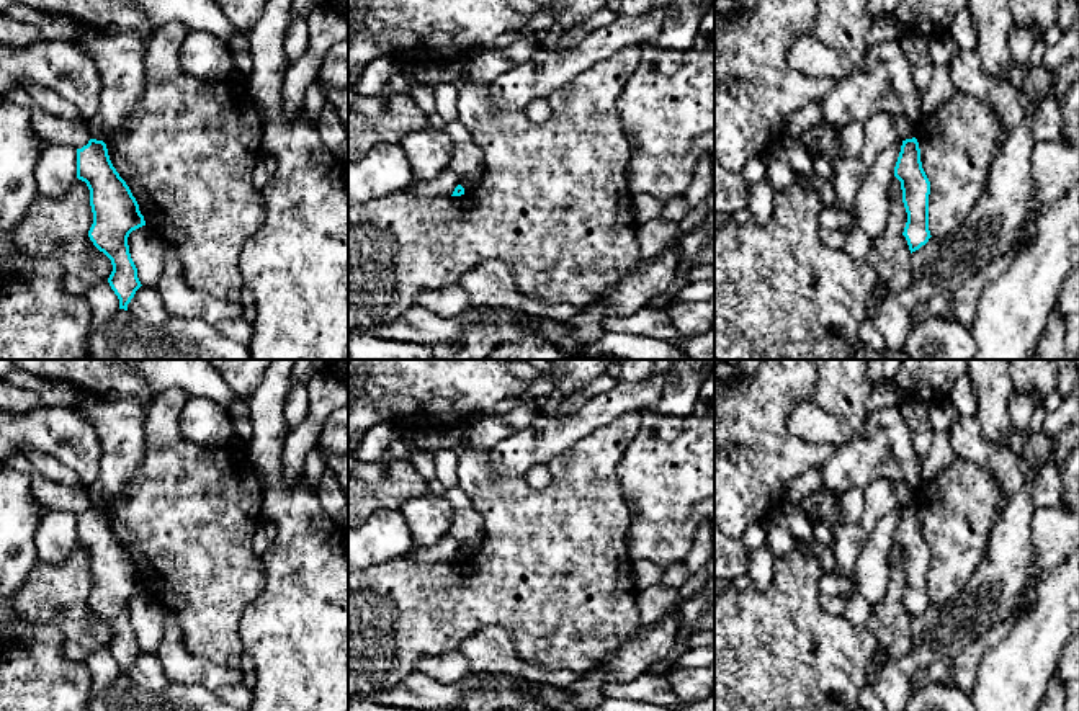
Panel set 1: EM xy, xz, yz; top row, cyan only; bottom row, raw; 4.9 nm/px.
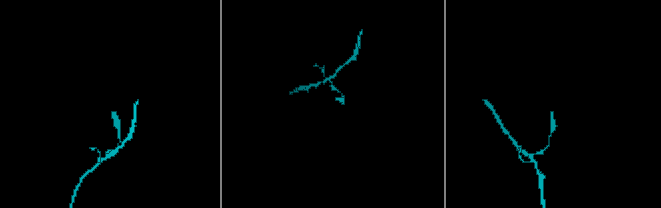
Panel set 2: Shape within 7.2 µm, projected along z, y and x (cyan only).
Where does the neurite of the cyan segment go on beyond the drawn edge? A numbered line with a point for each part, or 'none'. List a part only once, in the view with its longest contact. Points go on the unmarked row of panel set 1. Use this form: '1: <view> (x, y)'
none

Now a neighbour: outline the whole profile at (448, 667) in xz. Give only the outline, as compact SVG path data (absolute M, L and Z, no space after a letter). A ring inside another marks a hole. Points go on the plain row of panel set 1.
M461 651L423 655L415 664L415 670L443 685L458 683L471 673L469 662Z

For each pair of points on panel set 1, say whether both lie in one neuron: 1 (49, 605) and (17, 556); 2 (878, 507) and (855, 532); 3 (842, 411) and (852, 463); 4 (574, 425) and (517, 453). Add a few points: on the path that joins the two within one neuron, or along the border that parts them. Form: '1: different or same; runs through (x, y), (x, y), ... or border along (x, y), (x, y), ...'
1: different; border along (36, 559), (26, 581), (17, 590)
2: same; runs through (872, 514), (862, 525)
3: different; border along (868, 412), (864, 427), (847, 440)
4: same; runs through (559, 432), (532, 447)

